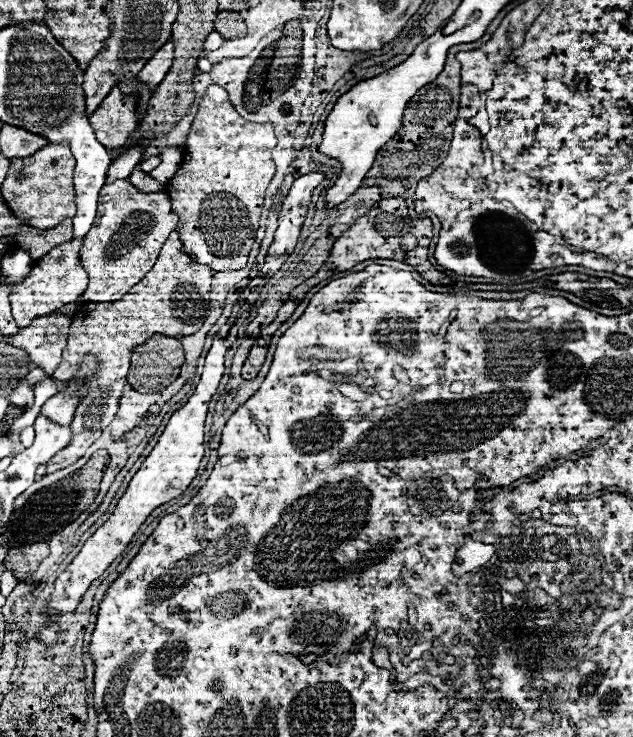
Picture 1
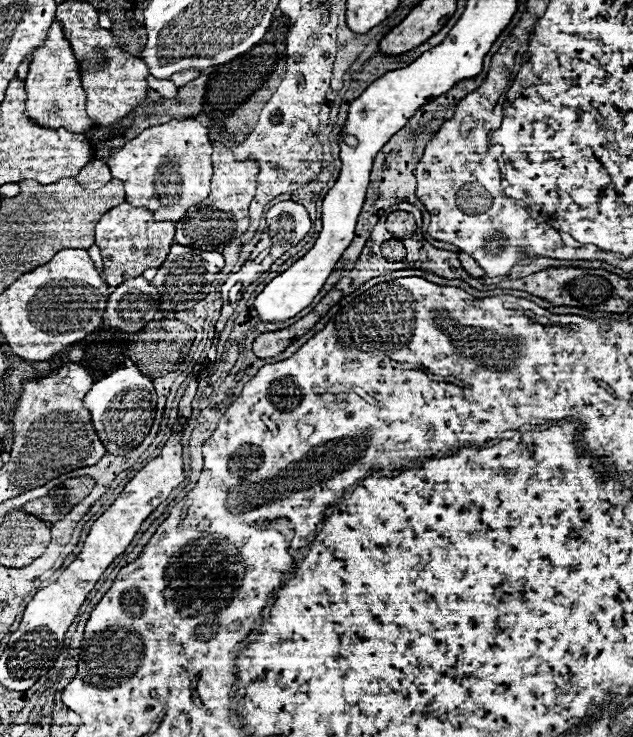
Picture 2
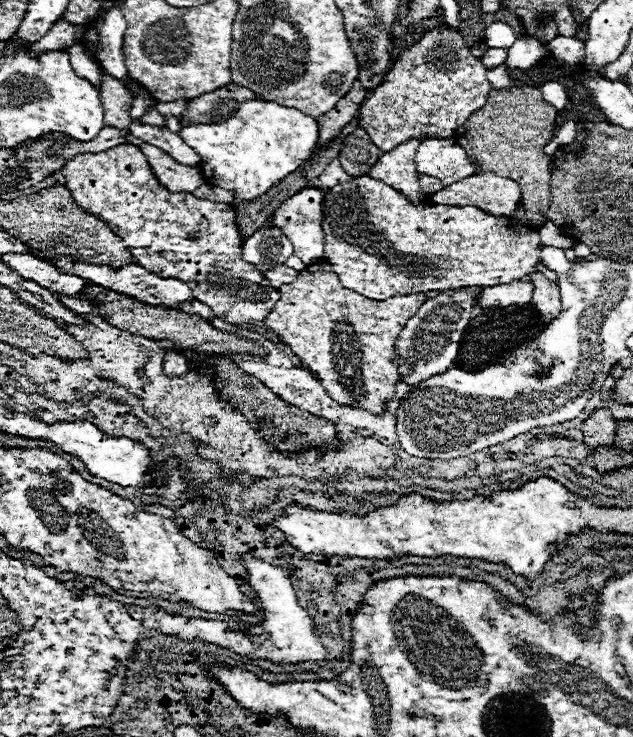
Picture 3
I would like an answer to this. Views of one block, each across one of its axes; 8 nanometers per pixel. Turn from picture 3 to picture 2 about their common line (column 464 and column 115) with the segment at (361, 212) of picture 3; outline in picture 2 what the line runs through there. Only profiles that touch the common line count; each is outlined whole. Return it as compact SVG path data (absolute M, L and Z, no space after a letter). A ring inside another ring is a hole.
M128 202L110 208L96 224L96 244L102 252L104 280L108 286L120 286L144 270L160 266L174 244L174 230L174 222L154 222L146 208L134 208Z

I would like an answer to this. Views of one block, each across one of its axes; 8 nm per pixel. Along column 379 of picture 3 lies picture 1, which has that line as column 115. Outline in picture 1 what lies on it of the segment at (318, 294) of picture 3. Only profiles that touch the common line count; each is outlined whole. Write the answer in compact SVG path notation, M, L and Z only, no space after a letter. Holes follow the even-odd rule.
M172 232L164 242L154 268L144 276L142 282L132 286L132 290L124 294L124 298L116 302L84 302L78 306L72 318L68 344L62 352L62 362L52 374L52 378L58 382L74 380L88 354L96 356L96 374L84 378L80 404L70 424L72 440L46 464L50 474L82 458L84 452L90 448L90 444L112 422L126 384L132 348L144 344L154 334L190 336L202 326L208 312L210 282L212 282L212 270L188 258L188 254L182 252L180 234Z

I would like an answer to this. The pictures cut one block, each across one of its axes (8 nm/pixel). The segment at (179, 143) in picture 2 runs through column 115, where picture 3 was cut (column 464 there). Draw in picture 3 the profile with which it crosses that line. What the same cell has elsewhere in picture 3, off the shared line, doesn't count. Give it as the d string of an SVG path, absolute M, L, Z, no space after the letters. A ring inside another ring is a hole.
M424 140L416 152L416 170L442 180L444 186L476 174L474 162L468 160L456 140Z

